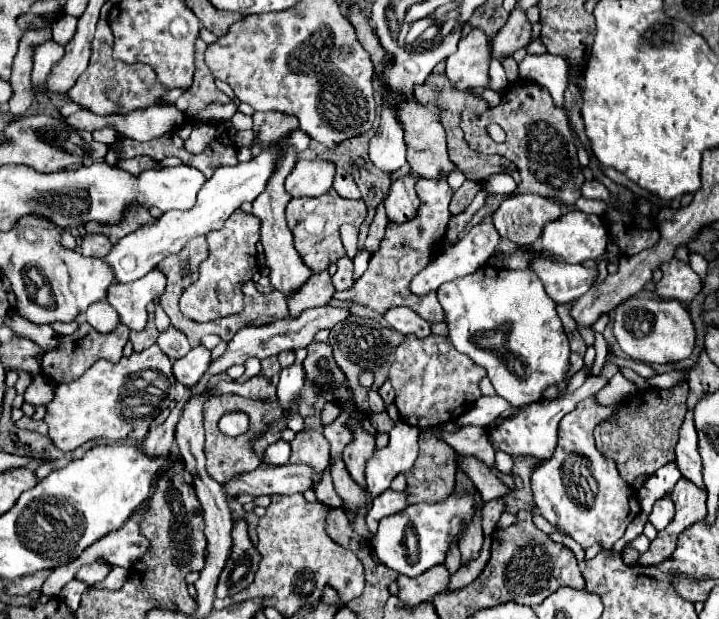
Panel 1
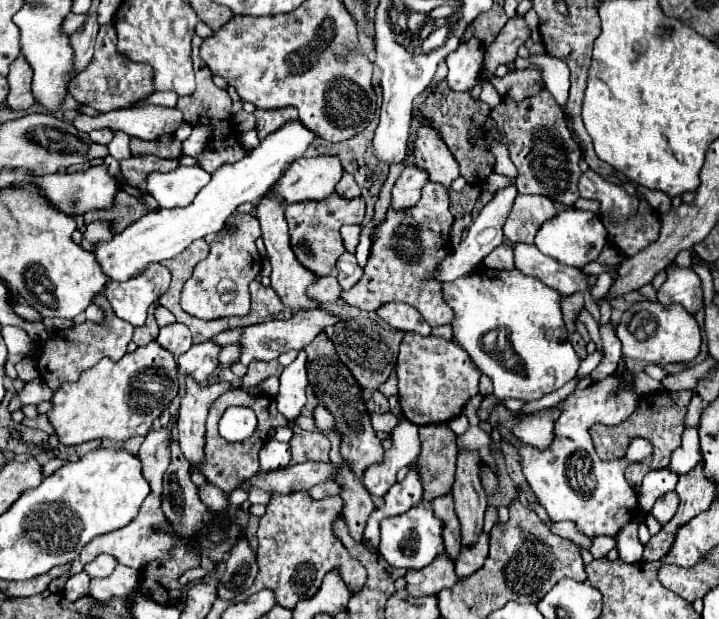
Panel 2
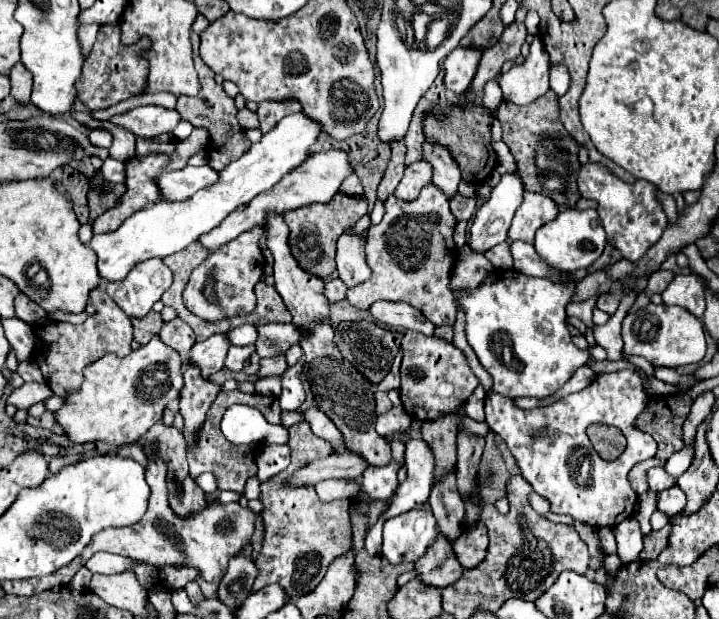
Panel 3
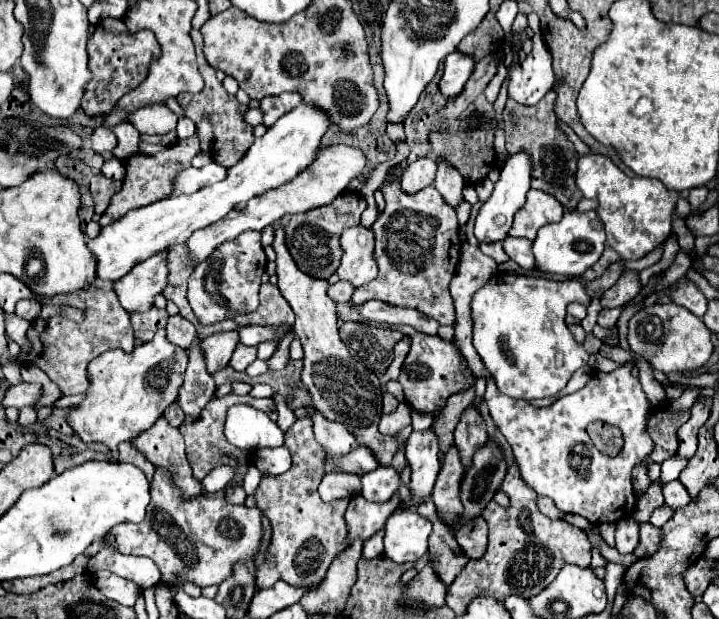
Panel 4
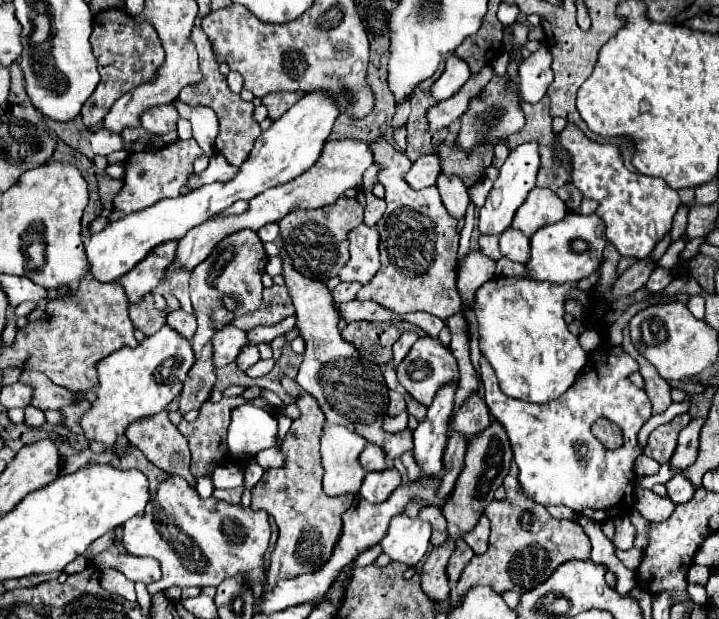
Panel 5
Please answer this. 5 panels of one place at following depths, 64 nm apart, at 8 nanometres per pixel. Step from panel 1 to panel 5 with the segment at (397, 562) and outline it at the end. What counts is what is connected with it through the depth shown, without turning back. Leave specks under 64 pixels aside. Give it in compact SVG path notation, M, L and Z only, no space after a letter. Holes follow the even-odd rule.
M408 514L390 520L390 528L382 538L382 550L396 562L416 566L430 546L430 524Z

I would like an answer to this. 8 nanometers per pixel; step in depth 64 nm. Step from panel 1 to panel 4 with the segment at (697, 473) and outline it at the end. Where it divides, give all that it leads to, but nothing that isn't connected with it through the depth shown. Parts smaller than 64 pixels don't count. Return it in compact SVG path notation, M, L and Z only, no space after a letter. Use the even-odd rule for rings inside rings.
M672 456L672 458L664 460L662 462L662 480L664 480L664 484L670 482L670 480L676 480L684 466L686 466L686 460L680 458L680 456Z

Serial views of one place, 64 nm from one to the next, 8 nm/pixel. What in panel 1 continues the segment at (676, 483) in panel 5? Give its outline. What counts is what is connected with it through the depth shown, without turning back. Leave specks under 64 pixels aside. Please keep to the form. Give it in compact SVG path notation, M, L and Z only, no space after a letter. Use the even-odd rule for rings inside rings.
M664 496L664 498L656 500L654 510L652 510L652 514L648 516L648 522L660 532L660 530L664 530L664 528L672 522L672 512L674 512L672 500L668 500L668 496Z

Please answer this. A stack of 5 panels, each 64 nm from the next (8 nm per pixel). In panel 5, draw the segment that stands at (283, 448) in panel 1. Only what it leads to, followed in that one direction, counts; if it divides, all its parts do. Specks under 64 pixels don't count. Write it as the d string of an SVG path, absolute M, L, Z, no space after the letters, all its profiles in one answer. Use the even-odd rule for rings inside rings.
M270 448L270 450L264 450L264 452L258 452L256 454L256 462L264 468L264 470L270 470L270 468L282 468L284 464L284 454L280 448Z

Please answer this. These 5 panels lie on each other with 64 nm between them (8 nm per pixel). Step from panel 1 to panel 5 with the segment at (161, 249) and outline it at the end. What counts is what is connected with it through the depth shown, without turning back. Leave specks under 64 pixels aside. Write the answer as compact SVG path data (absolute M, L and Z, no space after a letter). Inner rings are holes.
M322 92L306 94L276 122L272 122L272 126L264 134L256 138L252 152L238 166L238 174L232 180L220 184L208 184L188 194L182 194L178 198L160 200L150 208L132 212L116 222L110 222L102 232L94 234L86 246L90 274L98 282L114 282L120 276L124 276L128 270L132 270L140 260L144 260L150 250L154 250L164 242L184 238L188 230L220 214L236 200L252 200L256 194L264 192L266 188L286 184L292 178L300 176L318 160L338 114L340 112L330 96L324 96Z

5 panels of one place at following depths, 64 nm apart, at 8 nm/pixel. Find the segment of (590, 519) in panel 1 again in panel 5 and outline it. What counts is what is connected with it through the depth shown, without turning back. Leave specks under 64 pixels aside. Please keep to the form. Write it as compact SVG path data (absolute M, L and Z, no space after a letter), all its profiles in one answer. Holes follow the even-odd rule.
M596 350L590 354L578 384L568 388L558 400L532 404L504 396L492 366L480 358L484 400L490 414L504 426L510 438L526 496L532 496L538 504L562 504L596 522L612 520L622 514L628 516L632 512L636 484L634 462L642 454L638 432L652 416L646 392L630 382L630 374L636 370L636 360L626 352L622 352L620 358L612 358ZM598 418L608 418L620 426L624 444L618 450L606 450L592 436L590 426Z

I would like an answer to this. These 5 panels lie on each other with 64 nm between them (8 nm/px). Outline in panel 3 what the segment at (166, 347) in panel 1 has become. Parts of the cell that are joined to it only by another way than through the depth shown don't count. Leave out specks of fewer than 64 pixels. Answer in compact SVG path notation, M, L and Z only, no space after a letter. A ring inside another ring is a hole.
M174 318L172 322L166 322L158 336L166 346L174 348L182 358L190 352L192 344L196 340L192 328L188 328L188 324L184 324L184 320L180 320L180 318Z

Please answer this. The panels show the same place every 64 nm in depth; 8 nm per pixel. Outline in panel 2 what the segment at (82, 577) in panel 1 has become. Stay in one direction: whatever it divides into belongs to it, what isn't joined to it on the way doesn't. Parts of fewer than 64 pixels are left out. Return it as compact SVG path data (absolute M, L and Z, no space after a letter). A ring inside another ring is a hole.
M100 554L96 560L92 560L90 564L84 566L84 572L90 578L106 578L106 576L110 576L114 572L114 566L116 566L116 560L112 560L112 556Z

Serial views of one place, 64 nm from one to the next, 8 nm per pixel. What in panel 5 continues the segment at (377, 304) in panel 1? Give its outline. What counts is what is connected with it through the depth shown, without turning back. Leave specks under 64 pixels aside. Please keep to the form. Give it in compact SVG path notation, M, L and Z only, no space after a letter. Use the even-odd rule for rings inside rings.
M384 138L372 144L374 160L381 166L380 183L386 190L386 212L376 224L380 232L380 270L360 288L358 300L376 300L378 304L404 314L404 312L428 312L440 320L448 320L460 312L460 298L456 292L456 268L458 268L458 230L456 220L444 208L438 188L412 190L404 184L404 176L412 163L404 152L390 146Z

